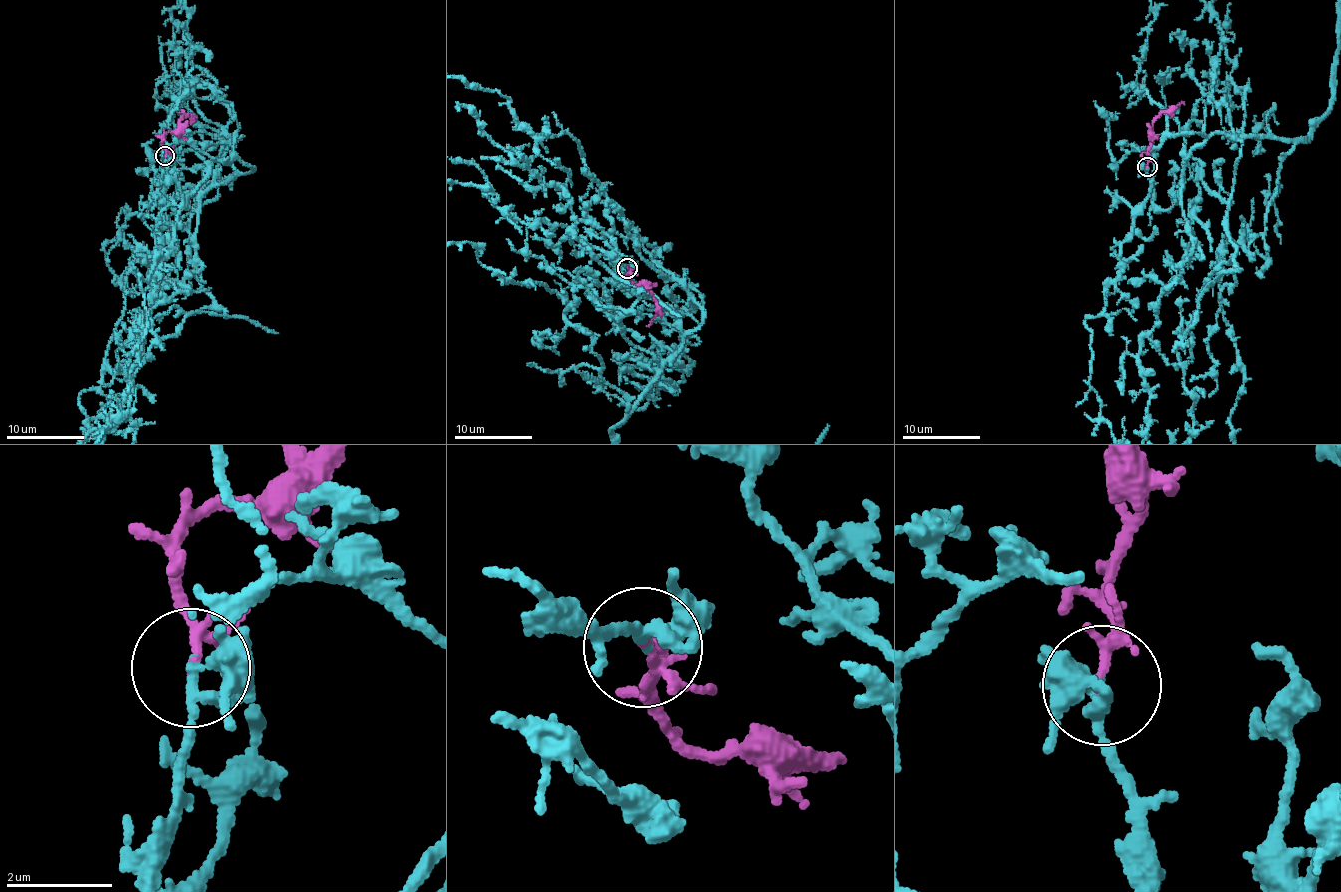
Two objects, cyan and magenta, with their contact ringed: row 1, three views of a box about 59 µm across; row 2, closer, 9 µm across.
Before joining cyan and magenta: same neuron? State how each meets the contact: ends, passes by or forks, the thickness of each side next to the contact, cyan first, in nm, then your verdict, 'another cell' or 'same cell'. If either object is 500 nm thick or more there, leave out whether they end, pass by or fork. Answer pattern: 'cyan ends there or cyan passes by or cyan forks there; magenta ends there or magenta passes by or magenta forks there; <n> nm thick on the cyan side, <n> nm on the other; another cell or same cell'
cyan passes by; magenta forks there; 240 nm thick on the cyan side, 120 nm on the other; same cell

